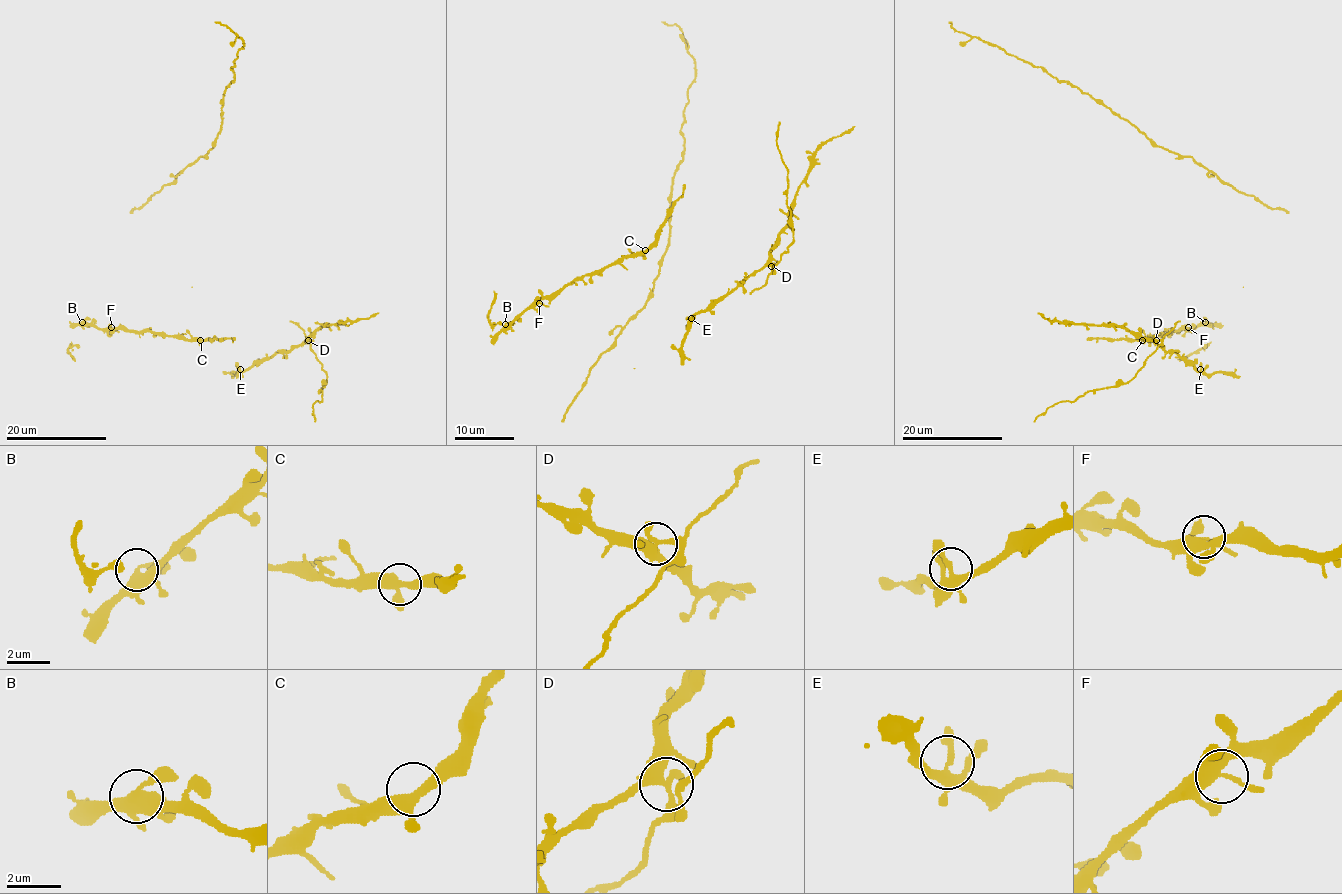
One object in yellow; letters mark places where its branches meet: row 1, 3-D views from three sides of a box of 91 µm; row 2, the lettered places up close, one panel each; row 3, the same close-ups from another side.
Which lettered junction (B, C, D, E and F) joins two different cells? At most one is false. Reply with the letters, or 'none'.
D

